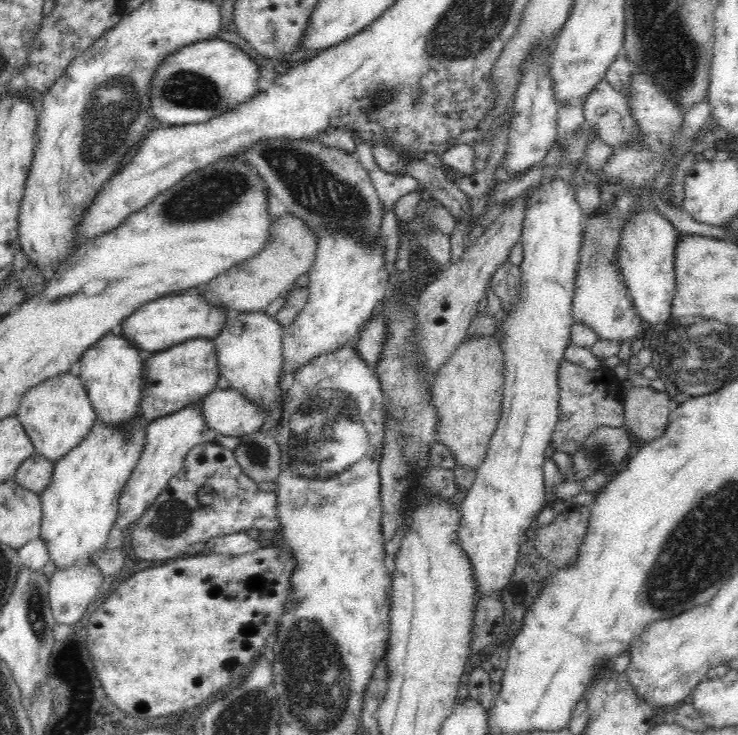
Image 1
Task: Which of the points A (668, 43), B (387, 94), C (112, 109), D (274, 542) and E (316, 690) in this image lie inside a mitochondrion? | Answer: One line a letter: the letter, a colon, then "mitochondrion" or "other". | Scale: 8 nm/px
A: mitochondrion
B: mitochondrion
C: mitochondrion
D: other
E: mitochondrion

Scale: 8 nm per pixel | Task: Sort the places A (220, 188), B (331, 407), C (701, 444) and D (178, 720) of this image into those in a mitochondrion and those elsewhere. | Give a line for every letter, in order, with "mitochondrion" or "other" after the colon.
A: mitochondrion
B: mitochondrion
C: other
D: other

